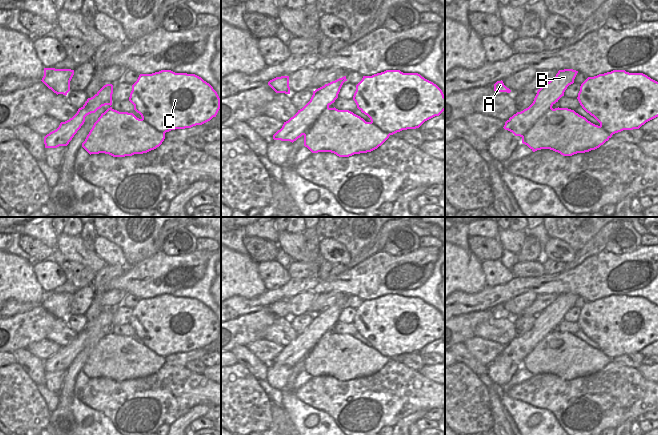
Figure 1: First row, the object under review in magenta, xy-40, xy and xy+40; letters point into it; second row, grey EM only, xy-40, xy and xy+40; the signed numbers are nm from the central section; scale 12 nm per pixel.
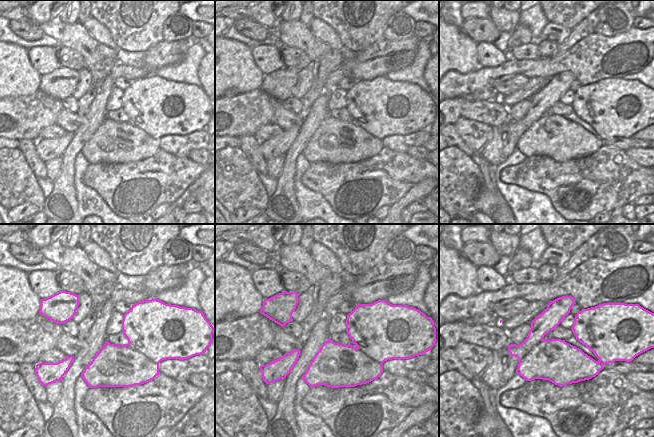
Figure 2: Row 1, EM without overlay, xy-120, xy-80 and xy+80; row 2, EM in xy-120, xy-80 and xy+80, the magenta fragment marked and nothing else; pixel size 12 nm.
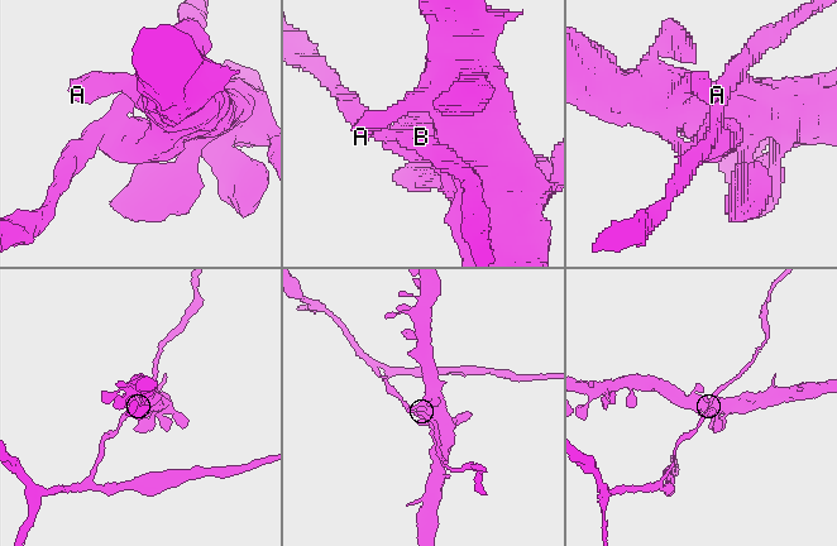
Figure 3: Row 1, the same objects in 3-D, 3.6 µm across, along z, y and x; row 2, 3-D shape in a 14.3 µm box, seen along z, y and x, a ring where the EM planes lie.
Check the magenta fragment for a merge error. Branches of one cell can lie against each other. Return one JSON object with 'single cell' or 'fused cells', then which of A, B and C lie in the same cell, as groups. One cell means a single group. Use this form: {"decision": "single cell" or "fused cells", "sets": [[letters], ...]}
{"decision": "fused cells", "sets": [["A", "C"], ["B"]]}

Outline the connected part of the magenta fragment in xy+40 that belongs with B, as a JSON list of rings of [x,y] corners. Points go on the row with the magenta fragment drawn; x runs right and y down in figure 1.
[[[573,69],[559,70],[553,79],[538,89],[533,103],[510,117],[503,128],[515,136],[525,136],[535,123],[564,96],[567,87],[574,83],[577,73],[578,71]]]

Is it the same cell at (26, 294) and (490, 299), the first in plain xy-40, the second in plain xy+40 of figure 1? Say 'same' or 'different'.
different

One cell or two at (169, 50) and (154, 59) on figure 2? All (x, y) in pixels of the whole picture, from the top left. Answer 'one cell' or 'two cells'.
one cell

